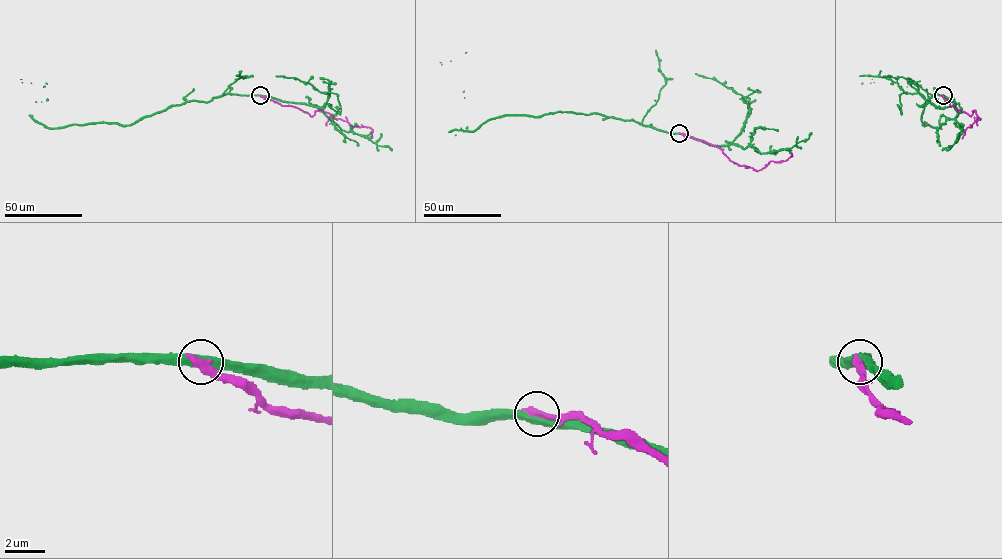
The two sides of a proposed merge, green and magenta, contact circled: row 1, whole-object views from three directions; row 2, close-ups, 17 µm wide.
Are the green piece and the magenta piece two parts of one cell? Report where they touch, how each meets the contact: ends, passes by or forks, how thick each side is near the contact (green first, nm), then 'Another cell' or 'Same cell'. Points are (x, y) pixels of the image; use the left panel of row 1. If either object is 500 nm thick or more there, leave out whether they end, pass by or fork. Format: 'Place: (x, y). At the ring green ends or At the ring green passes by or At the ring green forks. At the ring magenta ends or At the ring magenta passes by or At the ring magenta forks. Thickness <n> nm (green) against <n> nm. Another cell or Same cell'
Place: (260, 95). At the ring green passes by. At the ring magenta ends. Thickness 440 nm (green) against 440 nm. Another cell

